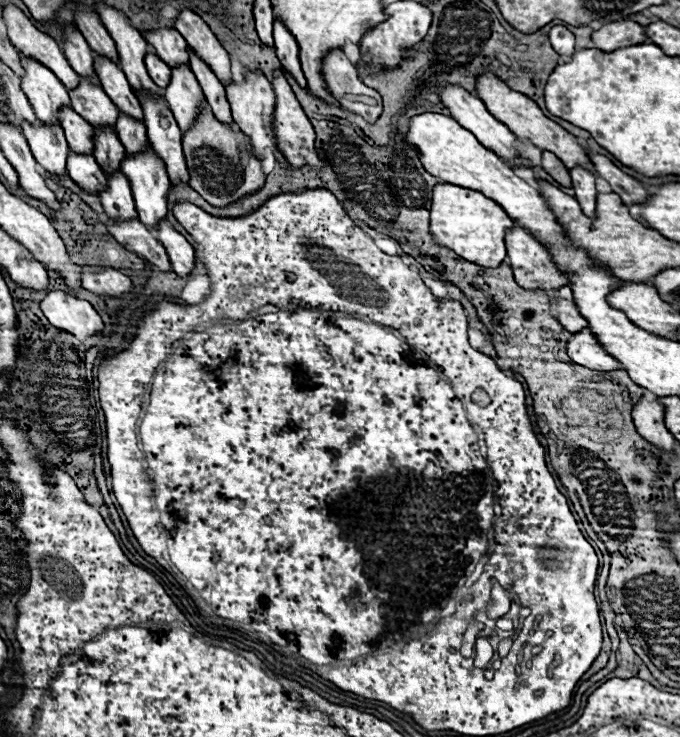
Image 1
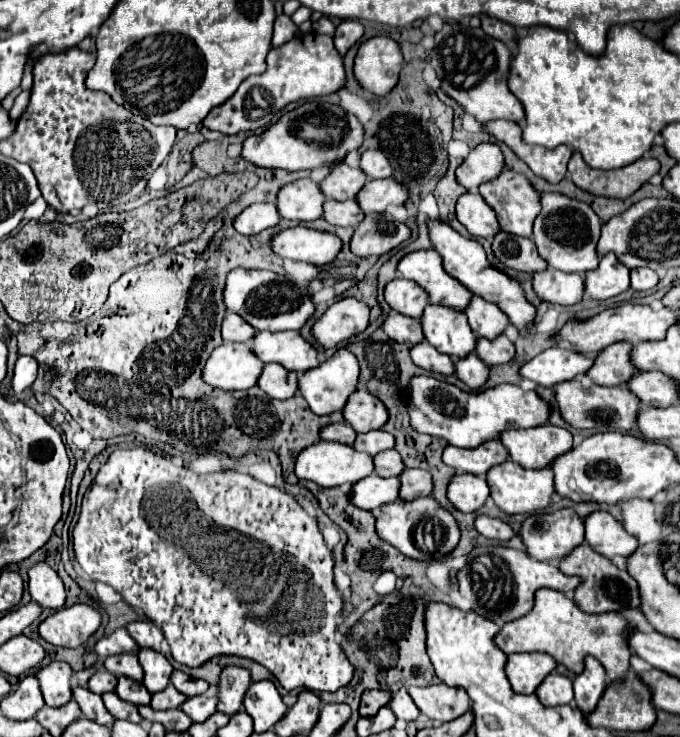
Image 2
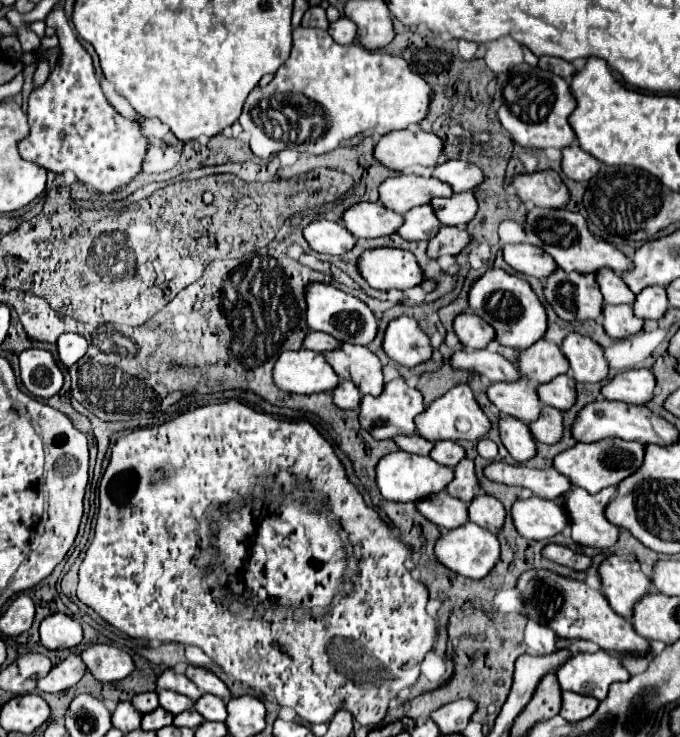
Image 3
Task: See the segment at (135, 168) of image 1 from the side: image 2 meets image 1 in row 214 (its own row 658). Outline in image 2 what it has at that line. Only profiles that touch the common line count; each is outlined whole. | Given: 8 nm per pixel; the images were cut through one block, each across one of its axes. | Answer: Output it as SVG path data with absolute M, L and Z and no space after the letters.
M142 648L138 652L138 660L144 668L144 680L142 682L148 688L148 692L150 694L162 692L170 682L170 674L174 670L172 664L164 658L164 654L148 650L148 648Z

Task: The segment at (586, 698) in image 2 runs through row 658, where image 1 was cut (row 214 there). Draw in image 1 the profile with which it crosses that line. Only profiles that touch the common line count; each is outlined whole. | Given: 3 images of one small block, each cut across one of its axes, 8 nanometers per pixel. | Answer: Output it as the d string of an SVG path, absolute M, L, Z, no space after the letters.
M572 168L570 170L570 176L572 176L572 184L574 184L574 190L576 190L576 200L580 202L582 206L582 212L586 216L596 216L596 178L592 172L584 170L584 168Z

